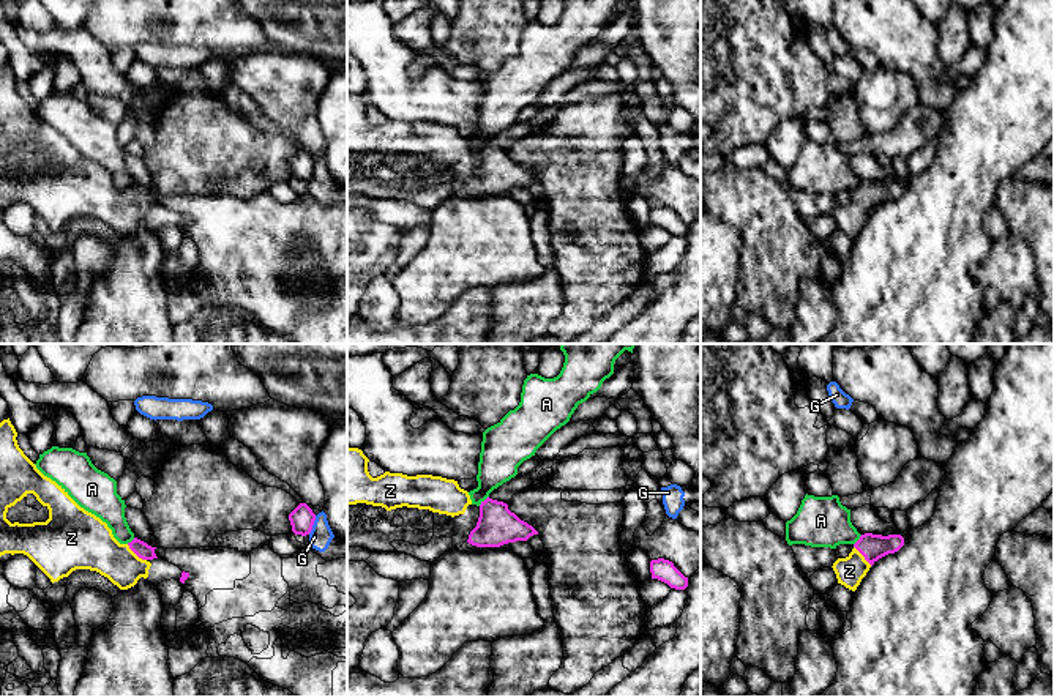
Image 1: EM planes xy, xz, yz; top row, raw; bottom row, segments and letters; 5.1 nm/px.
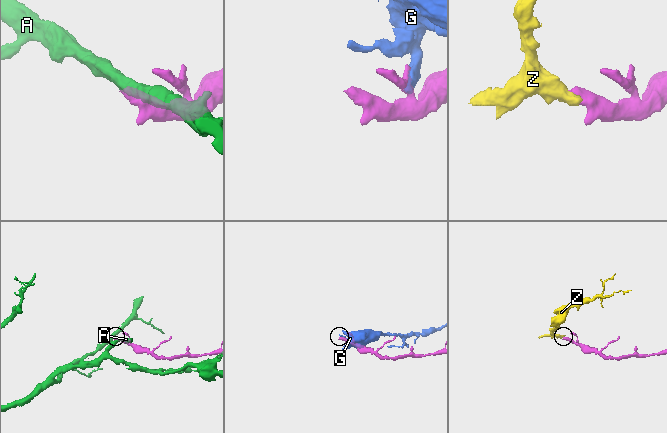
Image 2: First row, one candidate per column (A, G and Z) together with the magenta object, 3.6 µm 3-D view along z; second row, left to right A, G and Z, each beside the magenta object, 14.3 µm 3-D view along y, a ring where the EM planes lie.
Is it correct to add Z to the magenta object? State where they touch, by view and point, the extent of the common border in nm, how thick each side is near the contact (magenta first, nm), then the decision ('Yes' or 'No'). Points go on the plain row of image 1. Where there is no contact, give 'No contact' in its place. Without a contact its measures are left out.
Touches magenta at xy (136, 201). Shared border 130 nm. Thickness 80 nm (magenta) against 260 nm. Yes

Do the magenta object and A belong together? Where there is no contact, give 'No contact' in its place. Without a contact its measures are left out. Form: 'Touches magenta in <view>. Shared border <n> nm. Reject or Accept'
Touches magenta in xz. Shared border 80 nm. Reject

